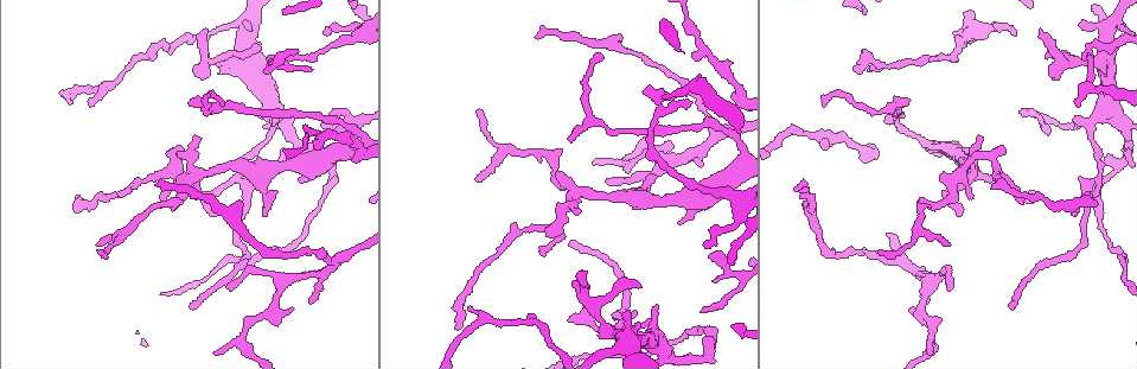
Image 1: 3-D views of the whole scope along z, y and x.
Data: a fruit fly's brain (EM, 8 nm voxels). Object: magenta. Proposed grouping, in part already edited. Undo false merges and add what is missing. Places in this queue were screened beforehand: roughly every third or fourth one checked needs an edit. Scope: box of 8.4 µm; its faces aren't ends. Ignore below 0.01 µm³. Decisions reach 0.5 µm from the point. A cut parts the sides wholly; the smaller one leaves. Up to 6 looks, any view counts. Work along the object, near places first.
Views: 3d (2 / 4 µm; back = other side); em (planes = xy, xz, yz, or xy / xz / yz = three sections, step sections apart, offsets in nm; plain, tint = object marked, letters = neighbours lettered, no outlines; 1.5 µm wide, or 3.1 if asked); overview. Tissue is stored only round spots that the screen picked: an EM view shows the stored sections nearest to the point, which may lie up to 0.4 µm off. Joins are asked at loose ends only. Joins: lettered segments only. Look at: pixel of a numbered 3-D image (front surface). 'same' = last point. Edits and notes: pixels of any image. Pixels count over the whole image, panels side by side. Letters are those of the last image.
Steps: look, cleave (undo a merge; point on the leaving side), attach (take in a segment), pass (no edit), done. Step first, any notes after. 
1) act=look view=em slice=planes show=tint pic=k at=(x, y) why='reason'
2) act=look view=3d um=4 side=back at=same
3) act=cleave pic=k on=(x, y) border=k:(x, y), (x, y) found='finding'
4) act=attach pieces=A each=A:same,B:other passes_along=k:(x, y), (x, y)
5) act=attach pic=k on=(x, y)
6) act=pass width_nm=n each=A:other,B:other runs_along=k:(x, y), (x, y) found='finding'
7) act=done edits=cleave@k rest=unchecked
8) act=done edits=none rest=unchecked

act=look view=em slice=planes show=letters pic=1 at=(874, 69) why='tapers out'

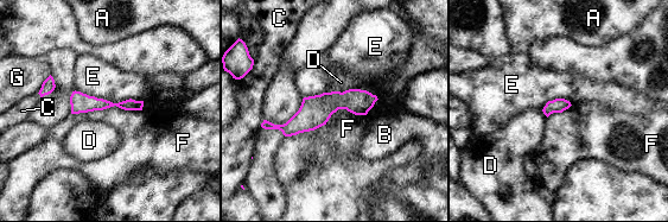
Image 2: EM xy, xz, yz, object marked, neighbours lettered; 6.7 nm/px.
act=pass each=A:other,B:other,C:other,D:other,E:other,F:other,G:other border=2:(141, 109), (110, 106), (71, 114) found='no lettered segment goes on from it'

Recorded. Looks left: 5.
act=look view=3d um=4 pic=1 at=(599, 53) why='tapers out'

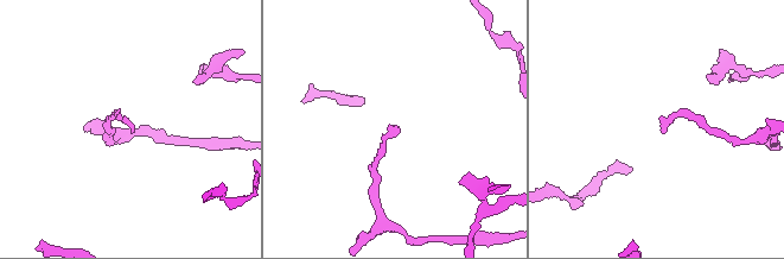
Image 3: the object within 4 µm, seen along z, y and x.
act=look view=em slice=xz step=8 show=letters pic=3 at=(662, 131)

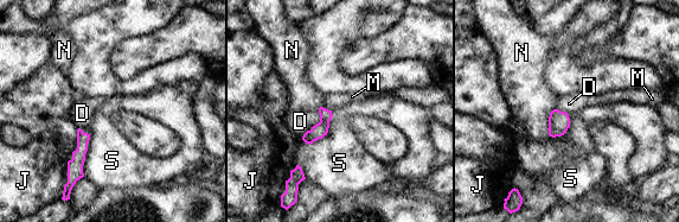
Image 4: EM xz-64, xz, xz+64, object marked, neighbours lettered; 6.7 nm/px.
act=pass width_nm=140 longest_contact=S:300nm each=D:other,J:other,M:other,N:other,S:other found='none of them fits'

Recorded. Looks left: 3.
act=look view=3d um=2 pic=1 at=(478, 113) why='free end'

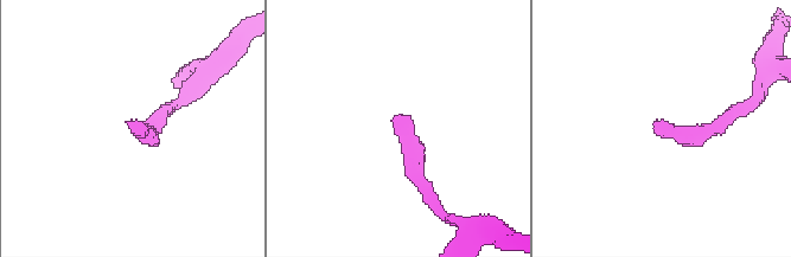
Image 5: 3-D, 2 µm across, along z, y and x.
act=look view=em slice=planes show=letters pic=5 at=(396, 119) why='shape alone is not enough'

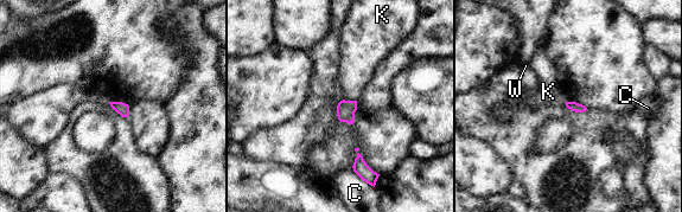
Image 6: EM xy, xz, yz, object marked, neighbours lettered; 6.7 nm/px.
act=pass width_nm=70 each=C:other,K:other,W:other border=6:(344, 98), (356, 101) found='none of them fits'

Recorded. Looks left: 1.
act=done edits=none rest=unchecked

